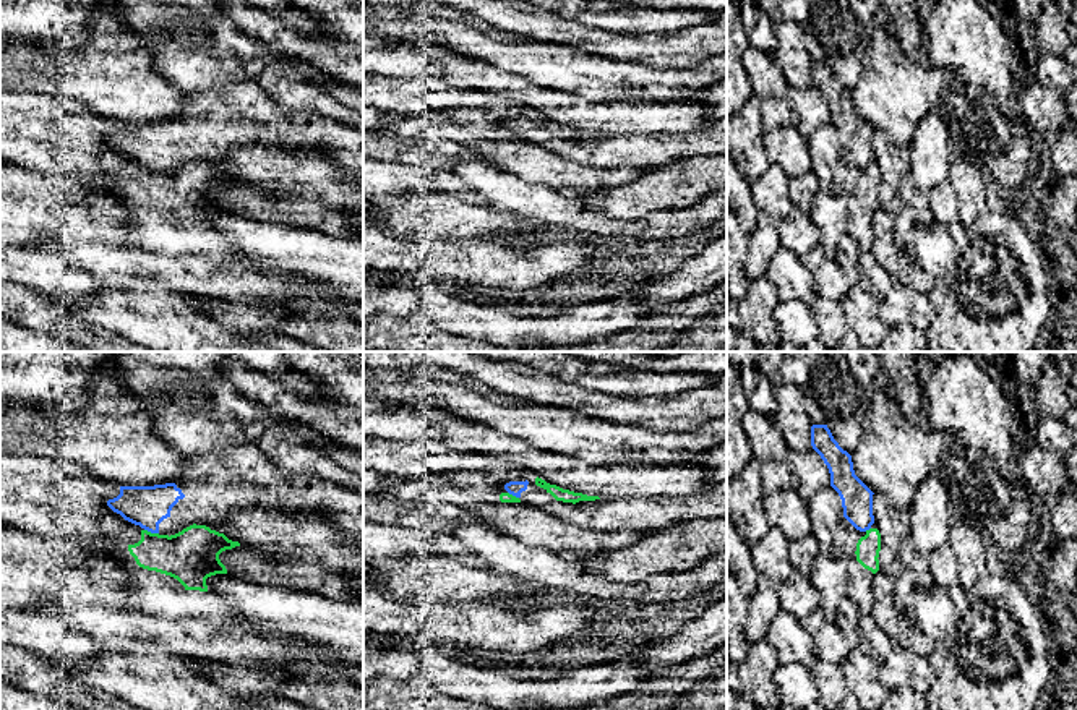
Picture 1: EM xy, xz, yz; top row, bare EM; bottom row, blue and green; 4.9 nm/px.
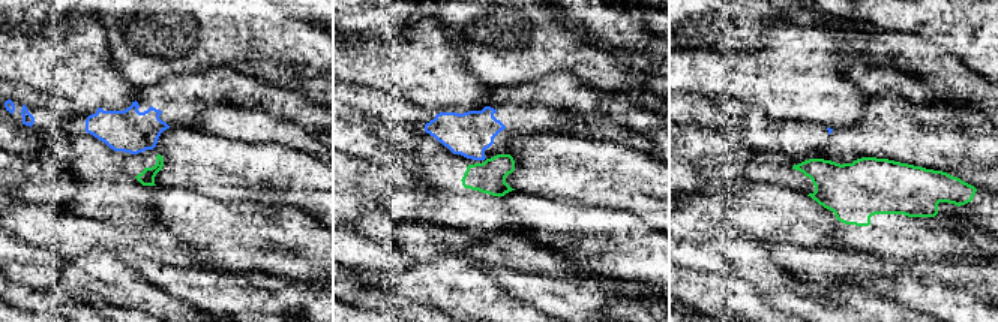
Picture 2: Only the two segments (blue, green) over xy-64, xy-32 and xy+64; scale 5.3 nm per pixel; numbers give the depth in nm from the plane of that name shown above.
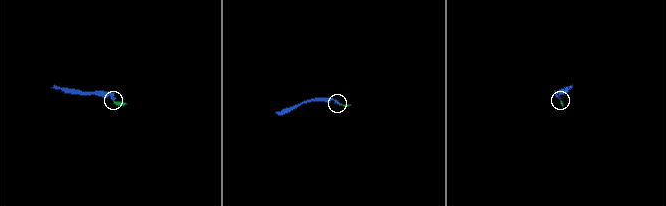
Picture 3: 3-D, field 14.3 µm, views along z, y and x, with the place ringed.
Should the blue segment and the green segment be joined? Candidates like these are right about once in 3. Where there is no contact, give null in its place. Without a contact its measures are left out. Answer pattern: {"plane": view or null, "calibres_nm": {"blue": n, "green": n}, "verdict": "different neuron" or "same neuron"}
{"plane": "xy", "calibres_nm": {"blue": 200, "green": 260}, "verdict": "different neuron"}

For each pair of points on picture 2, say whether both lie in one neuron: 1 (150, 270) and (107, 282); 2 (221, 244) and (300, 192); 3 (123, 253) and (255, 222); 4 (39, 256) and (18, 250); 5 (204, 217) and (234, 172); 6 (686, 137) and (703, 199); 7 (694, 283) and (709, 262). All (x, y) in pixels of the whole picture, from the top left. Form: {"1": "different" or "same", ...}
{"1": "different", "2": "different", "3": "different", "4": "same", "5": "different", "6": "different", "7": "different"}

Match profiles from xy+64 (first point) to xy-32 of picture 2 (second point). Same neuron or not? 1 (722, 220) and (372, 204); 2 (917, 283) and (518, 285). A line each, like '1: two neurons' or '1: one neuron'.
1: one neuron
2: two neurons

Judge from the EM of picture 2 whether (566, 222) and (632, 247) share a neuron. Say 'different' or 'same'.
same

